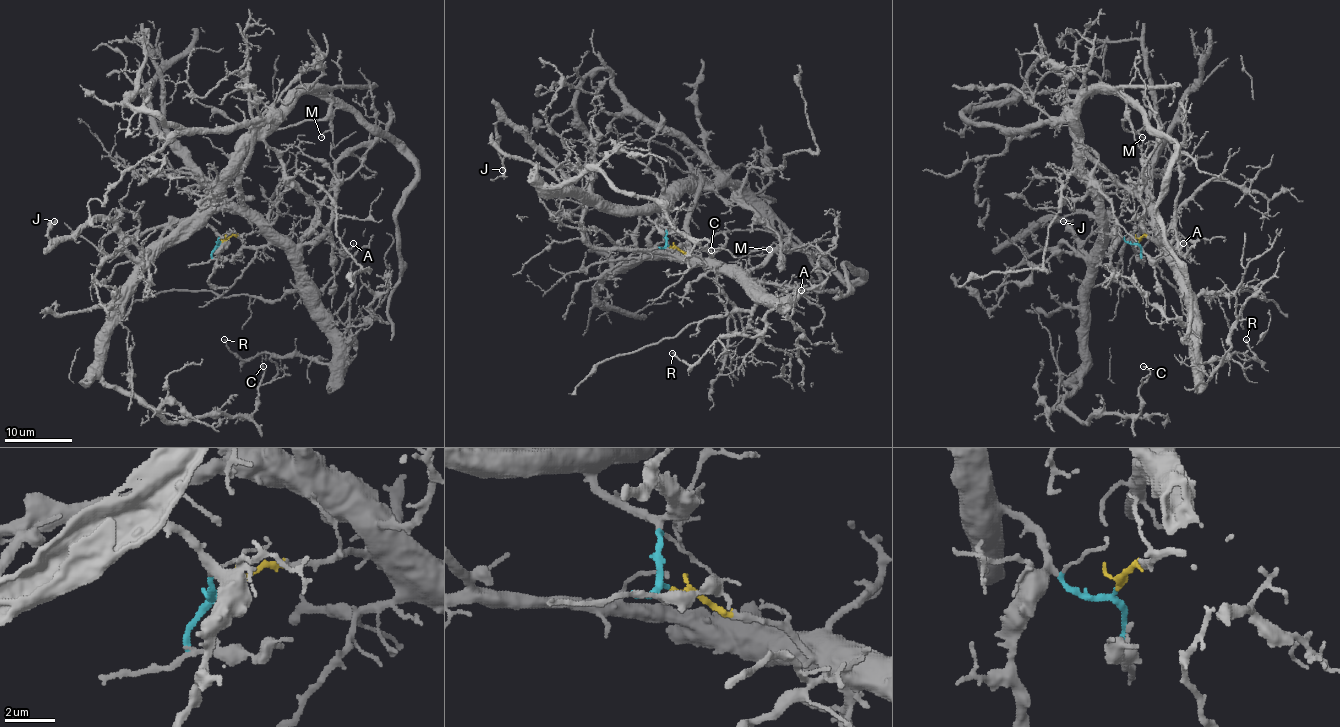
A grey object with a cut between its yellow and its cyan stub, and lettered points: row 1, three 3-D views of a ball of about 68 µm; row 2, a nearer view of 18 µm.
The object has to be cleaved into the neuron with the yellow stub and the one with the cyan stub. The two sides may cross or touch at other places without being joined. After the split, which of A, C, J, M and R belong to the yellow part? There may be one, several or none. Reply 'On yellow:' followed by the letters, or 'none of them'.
On yellow: A, R

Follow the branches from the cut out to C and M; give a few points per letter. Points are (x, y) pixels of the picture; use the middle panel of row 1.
C: (668, 246), (666, 231), (646, 216), (550, 190), (599, 170), (649, 197), (710, 249)
M: (668, 246), (663, 228), (649, 216), (655, 209), (665, 207), (682, 190), (731, 185), (778, 236), (769, 249)

